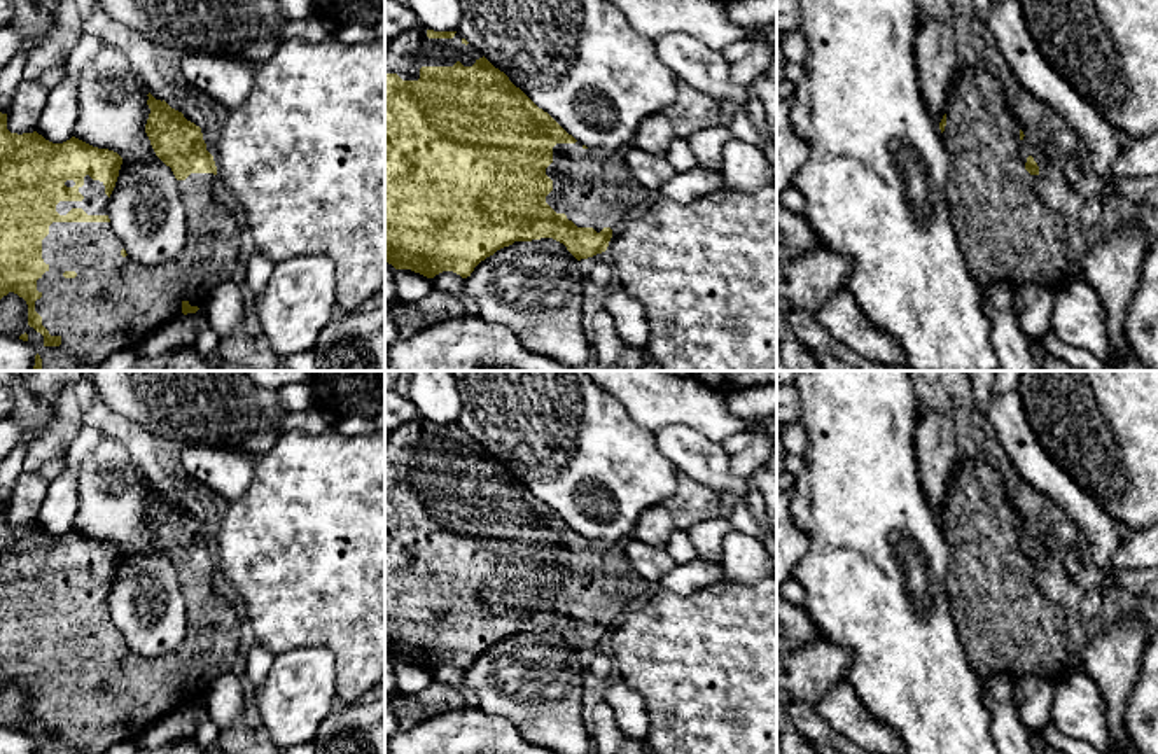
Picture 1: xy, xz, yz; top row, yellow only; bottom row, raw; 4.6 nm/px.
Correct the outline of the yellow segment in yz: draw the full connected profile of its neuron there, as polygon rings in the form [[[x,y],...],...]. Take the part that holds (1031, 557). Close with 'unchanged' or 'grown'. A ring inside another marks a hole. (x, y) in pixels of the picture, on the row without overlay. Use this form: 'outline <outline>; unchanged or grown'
outline [[[959,458],[939,514],[950,549],[946,590],[955,626],[978,682],[990,674],[1060,679],[1069,661],[1065,611],[1032,579],[1039,558],[1022,539],[1018,520],[1001,472],[985,458]]]; grown

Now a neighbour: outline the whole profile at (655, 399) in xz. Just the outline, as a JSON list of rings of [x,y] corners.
[[[584,371],[605,394],[619,401],[644,429],[656,432],[672,425],[693,429],[722,443],[749,429],[726,408],[726,395],[693,376],[675,378],[665,371]]]

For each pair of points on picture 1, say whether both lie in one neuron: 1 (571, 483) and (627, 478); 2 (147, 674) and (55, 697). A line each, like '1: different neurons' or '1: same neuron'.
1: same neuron
2: same neuron

